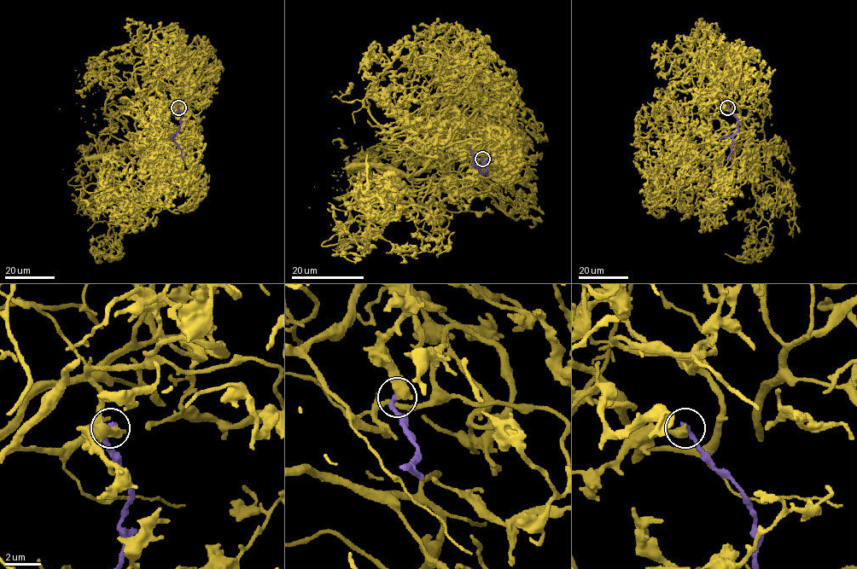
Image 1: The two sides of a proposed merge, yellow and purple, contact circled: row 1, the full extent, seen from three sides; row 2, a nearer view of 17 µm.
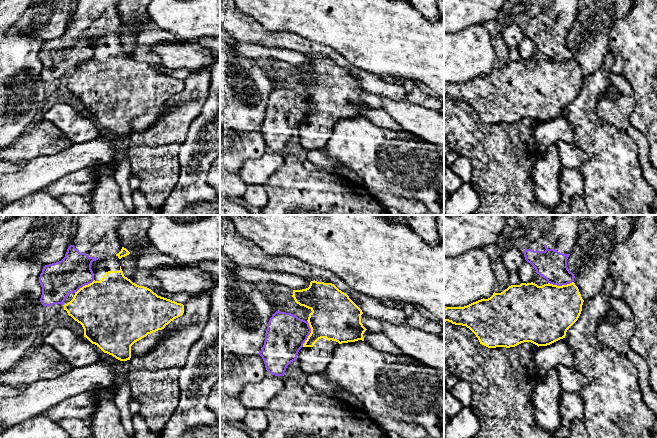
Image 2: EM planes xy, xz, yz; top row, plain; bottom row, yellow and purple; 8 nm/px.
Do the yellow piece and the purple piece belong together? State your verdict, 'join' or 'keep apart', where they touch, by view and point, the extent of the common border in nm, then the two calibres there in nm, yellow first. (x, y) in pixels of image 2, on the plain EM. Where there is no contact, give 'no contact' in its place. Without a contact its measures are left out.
keep apart; contact xz (310, 109); length 220 nm; calibres 380 and 320 nm

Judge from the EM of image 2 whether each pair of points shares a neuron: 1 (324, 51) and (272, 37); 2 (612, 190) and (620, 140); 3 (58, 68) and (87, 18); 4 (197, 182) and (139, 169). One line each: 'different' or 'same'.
1: same
2: same
3: same
4: different

